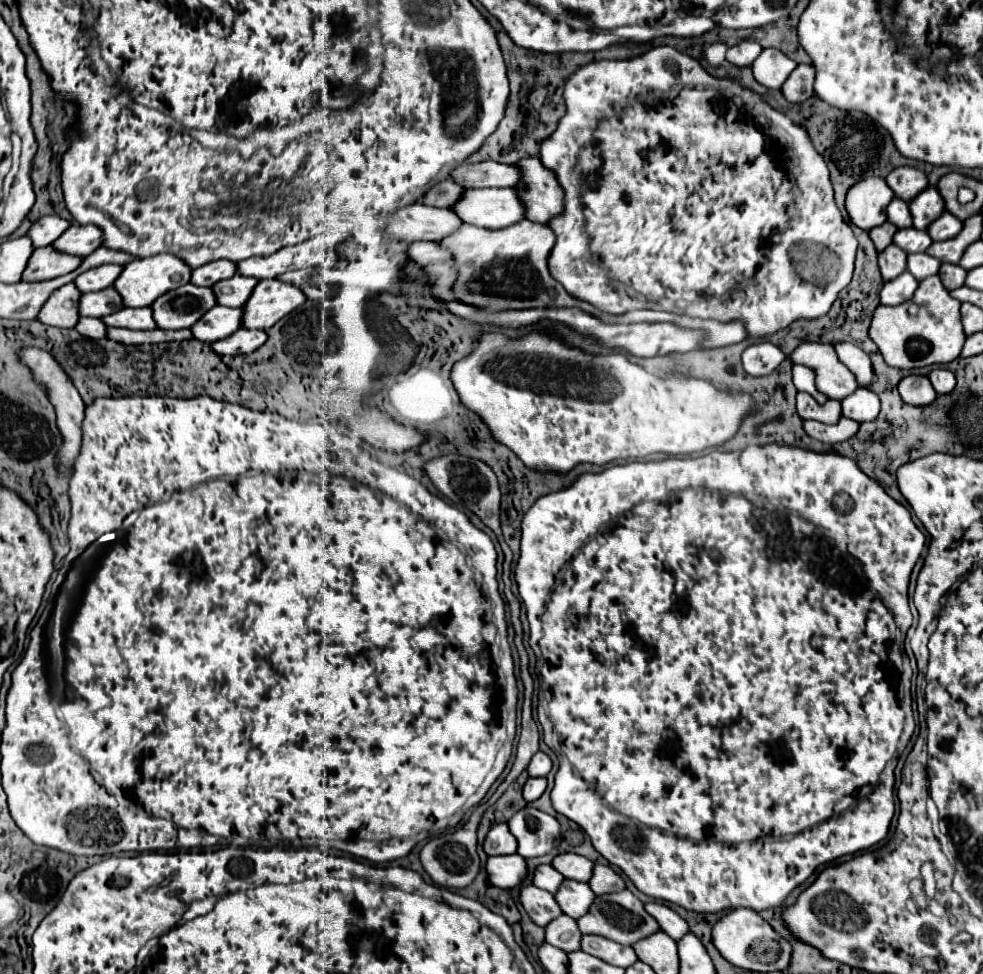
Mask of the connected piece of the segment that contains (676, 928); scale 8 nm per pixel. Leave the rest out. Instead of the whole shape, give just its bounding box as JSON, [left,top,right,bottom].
[645,902,689,940]

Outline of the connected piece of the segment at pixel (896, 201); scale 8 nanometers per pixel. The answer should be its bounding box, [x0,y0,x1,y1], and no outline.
[885,198,911,228]

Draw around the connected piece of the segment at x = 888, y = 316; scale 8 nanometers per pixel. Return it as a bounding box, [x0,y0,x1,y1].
[869,276,965,370]

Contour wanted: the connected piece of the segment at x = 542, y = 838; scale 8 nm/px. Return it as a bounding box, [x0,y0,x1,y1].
[507,806,561,858]

